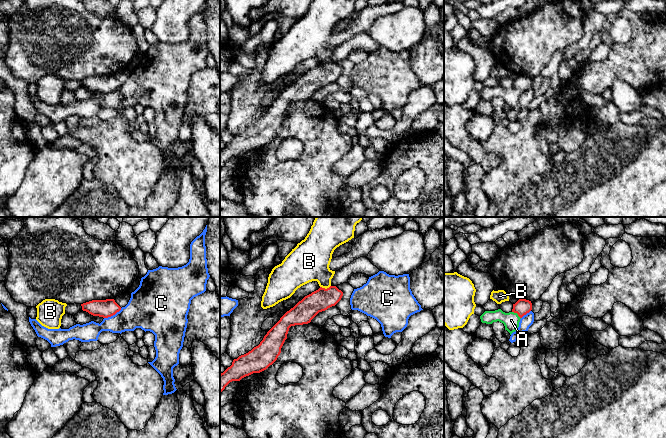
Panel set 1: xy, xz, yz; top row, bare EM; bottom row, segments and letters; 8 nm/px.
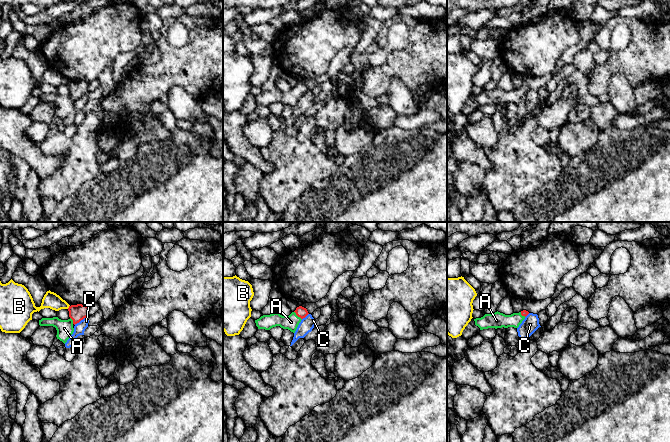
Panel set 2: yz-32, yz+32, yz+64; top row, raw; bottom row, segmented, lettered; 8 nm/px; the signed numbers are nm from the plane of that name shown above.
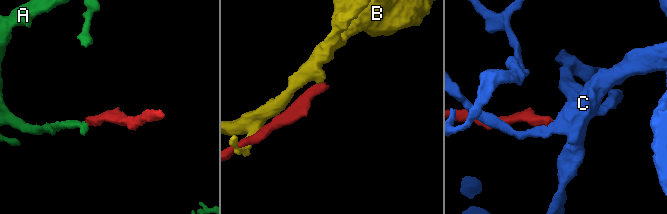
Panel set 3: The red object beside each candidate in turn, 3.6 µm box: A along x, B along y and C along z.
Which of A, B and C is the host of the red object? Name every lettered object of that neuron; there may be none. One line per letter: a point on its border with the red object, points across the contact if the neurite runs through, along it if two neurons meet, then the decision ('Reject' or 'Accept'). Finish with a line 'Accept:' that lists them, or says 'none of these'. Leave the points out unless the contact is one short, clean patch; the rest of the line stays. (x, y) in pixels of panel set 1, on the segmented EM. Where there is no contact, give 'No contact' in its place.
A: Touches red at yz (517, 313). Path across: yz (522, 306), (517, 313), (511, 320). Accept
B: Touches red at xz (324, 288). Reject
C: Touches red at xy (112, 315). Boundary: xy (121, 308), (114, 314), (104, 318). Reject
Accept: A

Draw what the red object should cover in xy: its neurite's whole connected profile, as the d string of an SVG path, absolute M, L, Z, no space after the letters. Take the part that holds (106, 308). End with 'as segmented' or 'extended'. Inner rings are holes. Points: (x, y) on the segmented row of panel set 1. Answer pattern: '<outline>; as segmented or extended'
M114 299L92 300L81 304L82 310L93 316L108 318L121 310L121 307Z; as segmented

